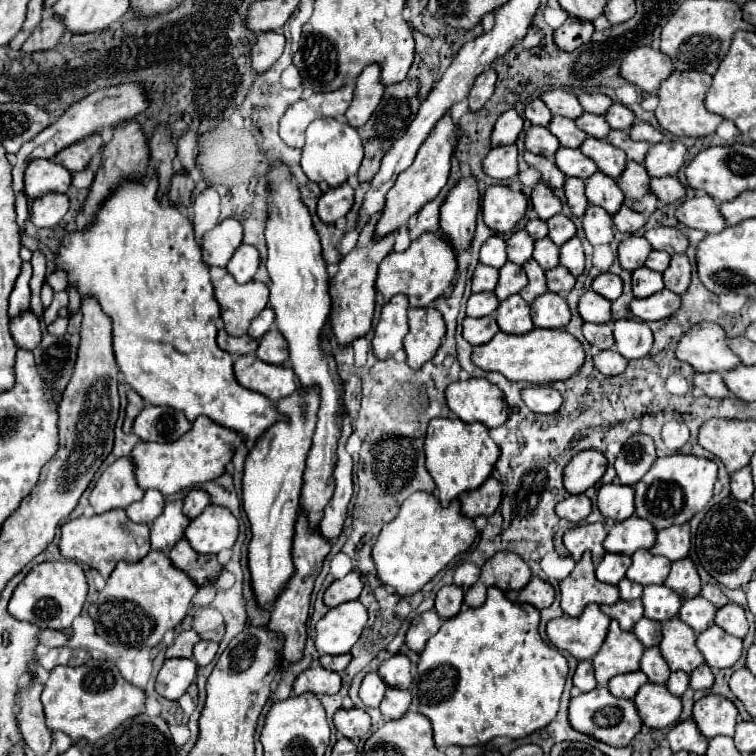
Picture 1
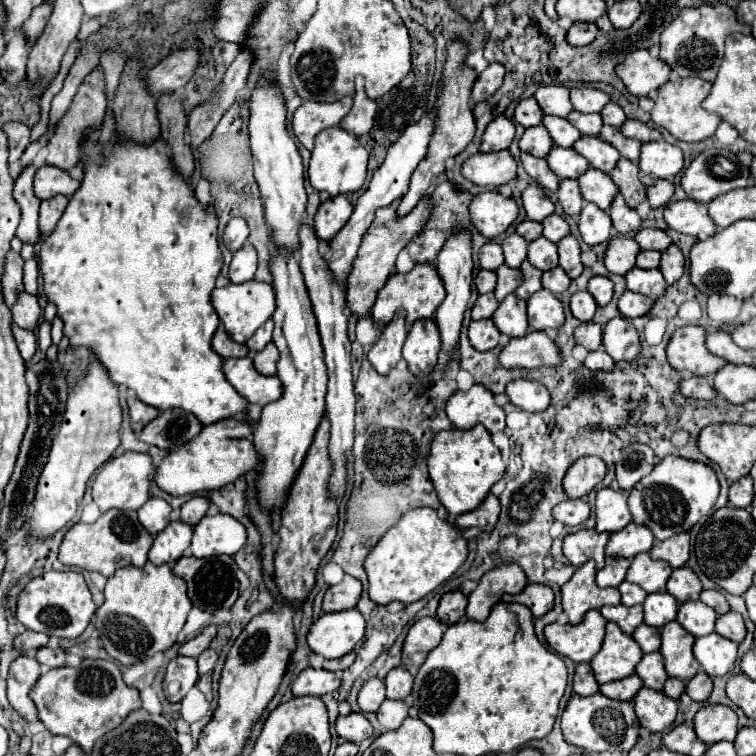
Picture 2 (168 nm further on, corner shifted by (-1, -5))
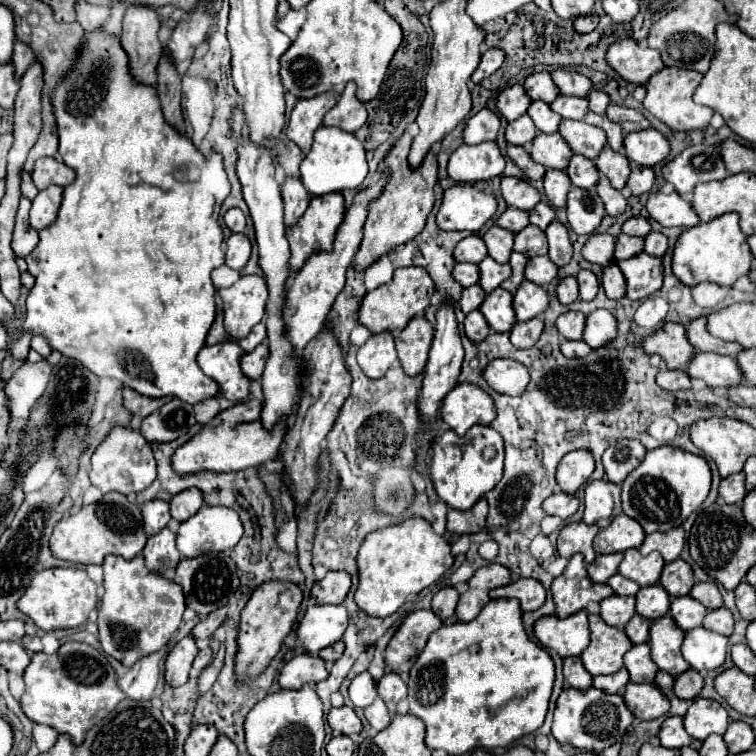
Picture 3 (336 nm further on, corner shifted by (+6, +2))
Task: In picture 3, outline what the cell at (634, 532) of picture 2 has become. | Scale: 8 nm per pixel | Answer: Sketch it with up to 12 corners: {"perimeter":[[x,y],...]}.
{"perimeter":[[620,513],[598,531],[596,553],[638,549],[646,533]]}

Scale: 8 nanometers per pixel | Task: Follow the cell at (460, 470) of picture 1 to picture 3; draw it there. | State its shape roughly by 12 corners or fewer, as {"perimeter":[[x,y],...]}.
{"perimeter":[[474,425],[432,441],[432,483],[468,511],[502,479],[504,441]]}

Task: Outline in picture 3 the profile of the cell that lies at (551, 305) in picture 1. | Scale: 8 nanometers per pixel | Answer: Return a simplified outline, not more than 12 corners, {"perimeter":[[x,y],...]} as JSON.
{"perimeter":[[522,281],[512,307],[516,321],[546,311],[548,293],[532,281]]}

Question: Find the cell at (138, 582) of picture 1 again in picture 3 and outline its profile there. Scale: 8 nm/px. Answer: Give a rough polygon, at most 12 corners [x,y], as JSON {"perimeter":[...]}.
{"perimeter":[[142,555],[104,559],[106,655],[160,651],[184,613],[178,583]]}

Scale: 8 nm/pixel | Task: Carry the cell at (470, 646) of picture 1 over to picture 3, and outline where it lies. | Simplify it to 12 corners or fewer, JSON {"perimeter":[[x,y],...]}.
{"perimeter":[[518,601],[442,625],[410,669],[428,749],[544,723],[552,657]]}

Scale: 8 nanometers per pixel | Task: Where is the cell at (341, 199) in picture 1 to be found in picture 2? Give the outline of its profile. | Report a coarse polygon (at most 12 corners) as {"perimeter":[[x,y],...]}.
{"perimeter":[[347,196],[323,202],[315,214],[315,230],[331,240],[351,218]]}

